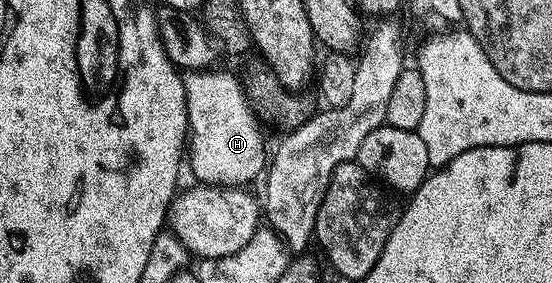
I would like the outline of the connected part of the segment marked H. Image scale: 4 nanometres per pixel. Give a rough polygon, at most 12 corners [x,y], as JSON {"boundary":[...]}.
{"boundary":[[230,72],[183,75],[188,168],[246,186],[268,164],[264,131]]}

